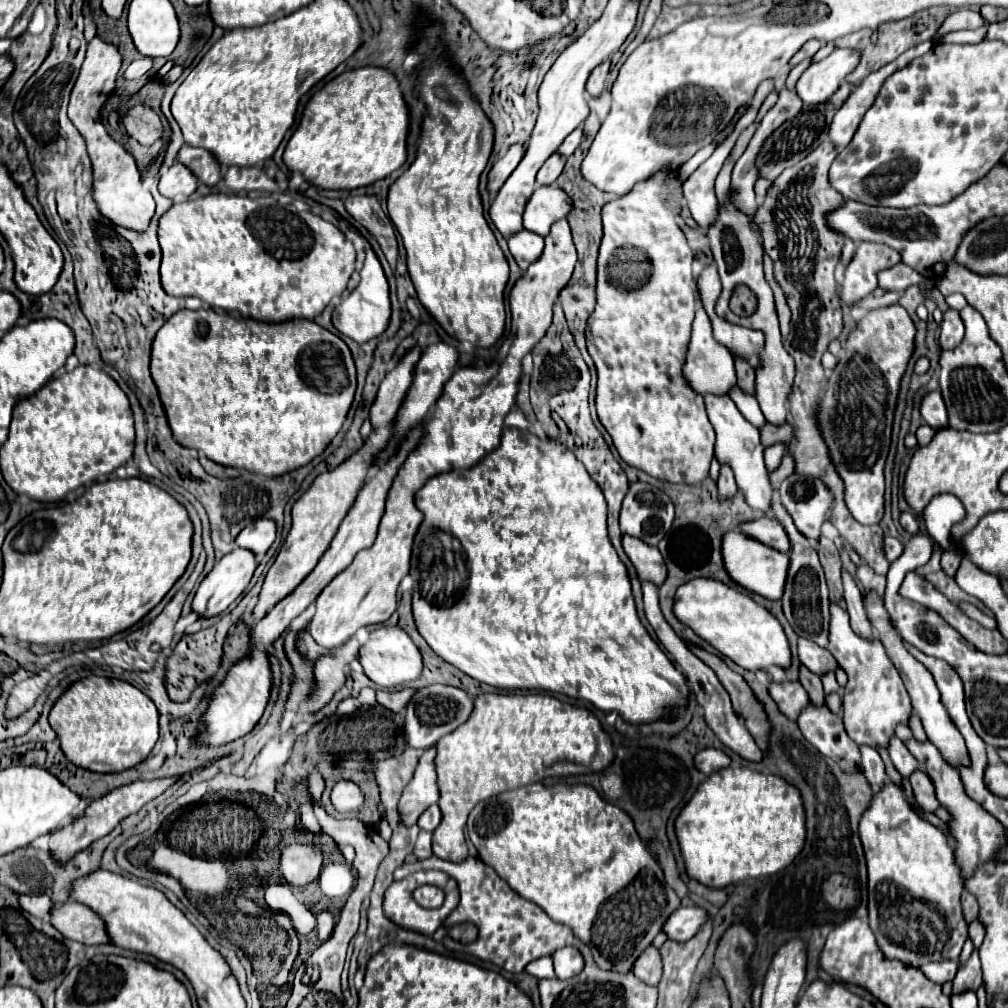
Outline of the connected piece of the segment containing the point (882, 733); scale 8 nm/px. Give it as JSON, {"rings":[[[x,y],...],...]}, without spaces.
{"rings":[[[830,604],[830,614],[832,614],[832,620],[830,620],[828,650],[836,658],[838,666],[848,674],[848,684],[842,694],[844,726],[848,730],[848,736],[858,746],[872,746],[874,750],[878,748],[888,750],[888,744],[894,738],[894,728],[898,724],[908,726],[908,718],[912,714],[910,698],[906,694],[902,678],[894,662],[888,658],[884,644],[878,638],[874,640],[860,638],[850,628],[848,612],[840,608],[838,604]]]}

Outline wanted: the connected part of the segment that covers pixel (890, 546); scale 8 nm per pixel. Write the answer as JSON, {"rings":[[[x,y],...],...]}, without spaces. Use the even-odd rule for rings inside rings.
{"rings":[[[884,538],[884,552],[890,562],[894,562],[902,554],[902,542],[898,538]]]}

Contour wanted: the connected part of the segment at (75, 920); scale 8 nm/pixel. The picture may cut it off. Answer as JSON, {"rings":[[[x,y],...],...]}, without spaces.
{"rings":[[[68,900],[62,906],[52,906],[50,924],[66,938],[82,944],[104,944],[110,938],[104,932],[104,922],[90,908]]]}

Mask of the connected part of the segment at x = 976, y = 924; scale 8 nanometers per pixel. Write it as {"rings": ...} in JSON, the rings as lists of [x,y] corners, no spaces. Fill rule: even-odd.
{"rings":[[[980,920],[970,922],[968,926],[968,937],[972,938],[972,942],[974,942],[976,948],[980,948],[980,944],[984,940],[984,934],[986,934],[986,928],[984,928],[984,924]]]}

